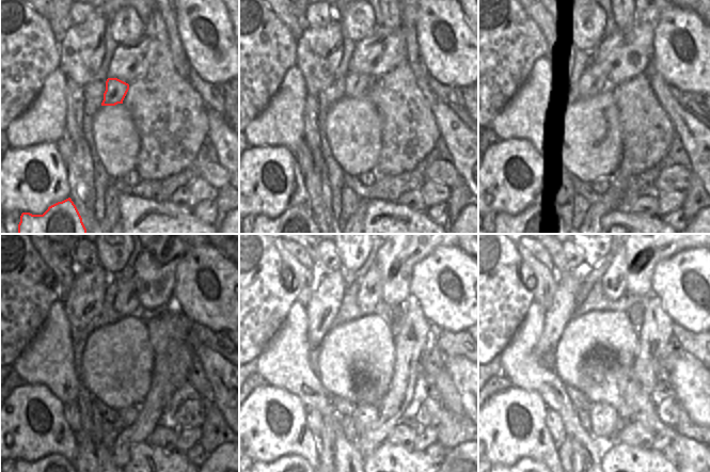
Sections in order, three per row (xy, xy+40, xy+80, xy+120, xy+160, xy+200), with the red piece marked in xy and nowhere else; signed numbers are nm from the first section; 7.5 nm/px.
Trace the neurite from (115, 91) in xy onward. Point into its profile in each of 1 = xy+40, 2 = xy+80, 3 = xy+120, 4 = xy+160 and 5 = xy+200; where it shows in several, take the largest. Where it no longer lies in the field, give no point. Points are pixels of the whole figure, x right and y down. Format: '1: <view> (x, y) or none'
1: xy+40 (356, 84)
2: xy+80 (597, 77)
3: xy+120 (126, 302)
4: xy+160 (369, 293)
5: xy+200 (614, 281)

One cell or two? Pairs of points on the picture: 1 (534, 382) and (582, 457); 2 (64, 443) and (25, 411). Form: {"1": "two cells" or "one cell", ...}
{"1": "one cell", "2": "one cell"}

